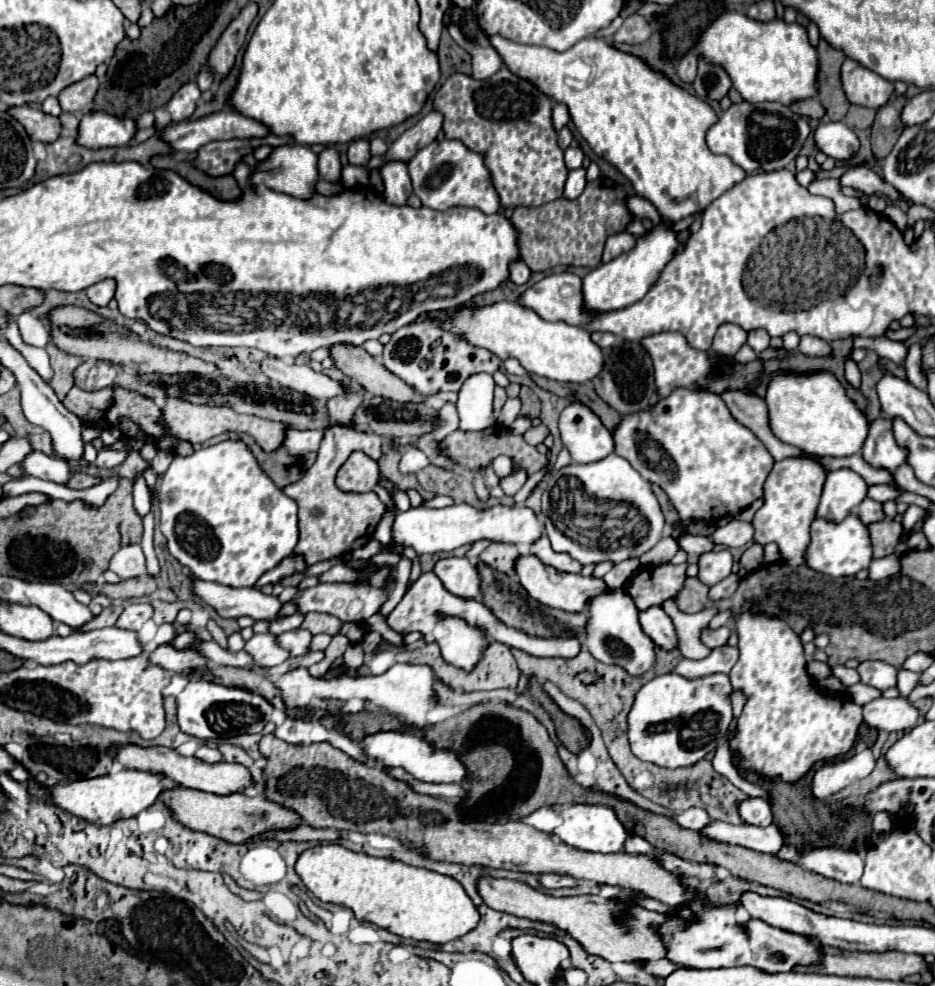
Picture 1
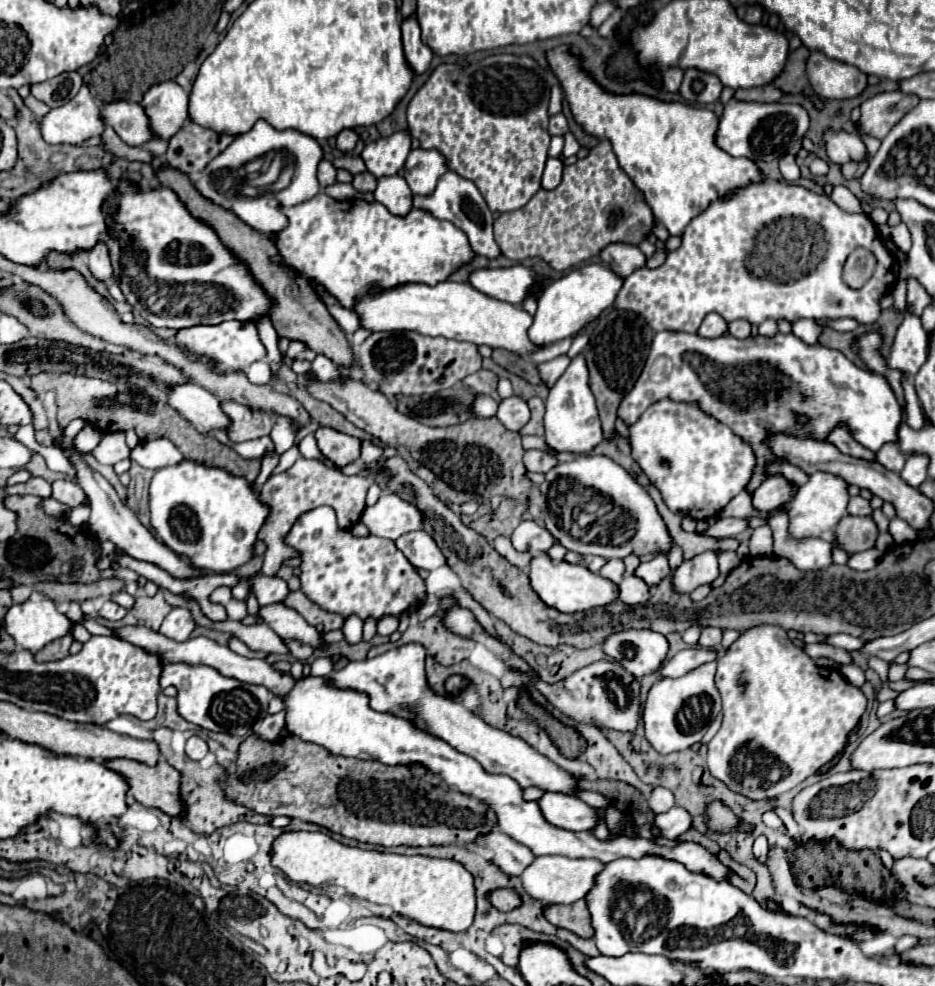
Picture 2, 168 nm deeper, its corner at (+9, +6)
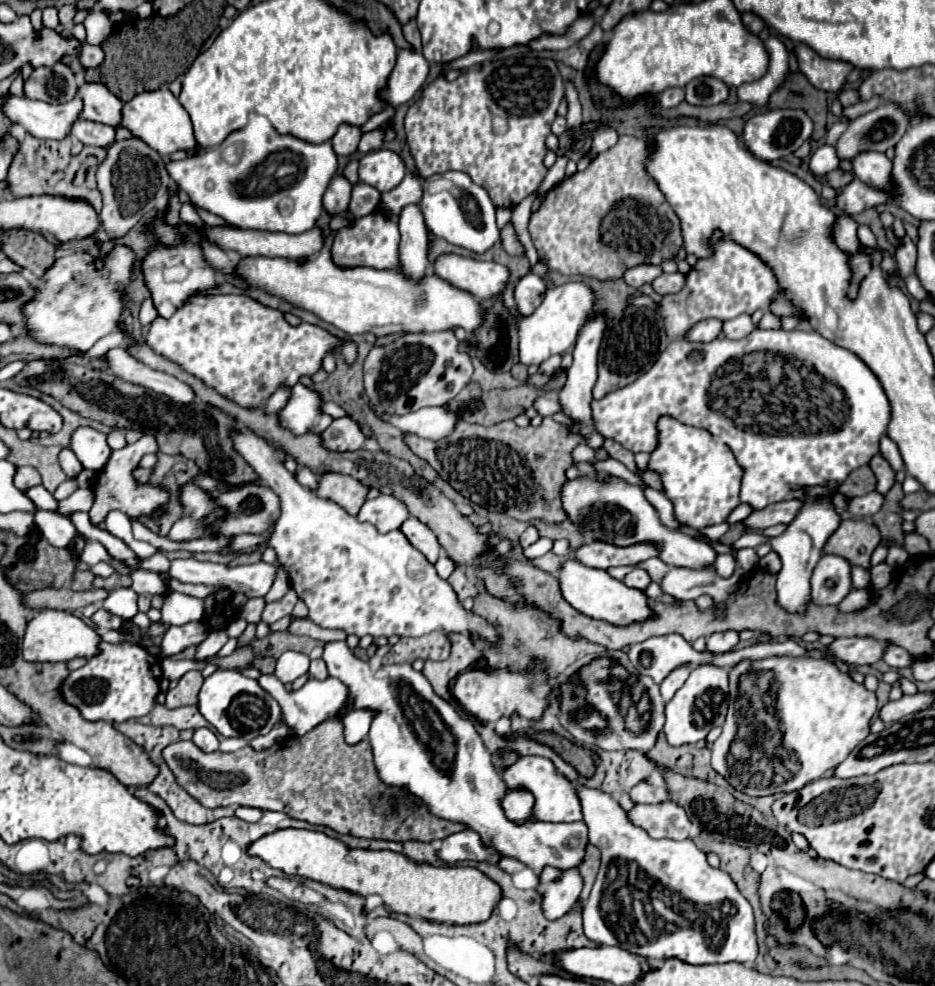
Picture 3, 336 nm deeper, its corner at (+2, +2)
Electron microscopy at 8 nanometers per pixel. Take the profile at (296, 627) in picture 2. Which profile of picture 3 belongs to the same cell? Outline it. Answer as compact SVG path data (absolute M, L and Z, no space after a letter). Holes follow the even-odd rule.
M333 641L325 643L323 647L323 661L327 663L329 675L341 679L349 691L353 691L353 699L357 699L357 707L369 707L379 711L377 719L373 719L373 727L369 731L369 741L373 745L373 757L377 771L387 785L395 787L409 787L413 795L421 797L429 811L441 819L465 823L473 831L485 839L485 843L493 845L499 853L505 857L517 859L525 865L529 865L537 875L545 865L553 865L559 869L569 869L577 867L583 859L585 845L587 845L587 831L585 823L543 823L543 821L533 821L533 823L523 823L515 825L505 819L505 813L501 811L501 795L505 793L505 783L501 781L501 775L497 775L491 753L483 745L483 739L475 731L473 723L467 719L461 719L459 713L439 695L433 693L429 687L429 681L423 677L423 673L413 671L409 663L401 665L383 665L381 669L373 671L367 661L359 659L353 655L353 651L347 647L345 641Z

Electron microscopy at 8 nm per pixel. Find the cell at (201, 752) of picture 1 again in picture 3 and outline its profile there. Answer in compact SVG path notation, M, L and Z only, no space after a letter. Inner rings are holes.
M209 729L195 731L193 743L195 743L201 751L205 751L205 753L213 753L213 751L219 749L219 739L217 739L217 735L215 735L213 731L209 731Z

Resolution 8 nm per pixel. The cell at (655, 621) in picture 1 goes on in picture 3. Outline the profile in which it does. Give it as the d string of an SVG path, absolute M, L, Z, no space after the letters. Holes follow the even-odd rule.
M633 567L633 571L623 579L623 583L625 583L627 587L639 589L639 591L647 591L647 587L651 585L651 577L647 575L645 569L641 569L641 567Z

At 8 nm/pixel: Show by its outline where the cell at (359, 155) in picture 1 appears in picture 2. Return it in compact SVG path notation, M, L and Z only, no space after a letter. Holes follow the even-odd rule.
M342 129L336 137L336 149L342 153L352 153L358 141L358 133L354 129Z

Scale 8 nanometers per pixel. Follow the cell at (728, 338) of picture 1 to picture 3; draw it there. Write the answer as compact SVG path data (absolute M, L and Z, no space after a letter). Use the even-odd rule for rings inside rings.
M705 319L705 323L697 323L697 327L689 331L689 341L713 341L721 335L721 327L723 323L719 319Z

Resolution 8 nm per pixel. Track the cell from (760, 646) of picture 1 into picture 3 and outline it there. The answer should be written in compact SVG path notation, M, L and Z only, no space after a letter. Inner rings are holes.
M767 657L767 659L743 659L729 669L729 685L731 685L731 703L727 721L723 725L723 733L711 747L711 767L729 779L727 755L731 743L737 735L737 693L739 693L739 677L743 673L771 671L777 683L777 719L779 731L783 733L783 747L787 751L795 751L799 761L799 771L789 779L789 791L797 791L807 783L821 779L829 769L835 769L847 755L869 735L871 717L877 711L877 697L873 691L855 683L847 673L841 673L835 663L819 657Z

